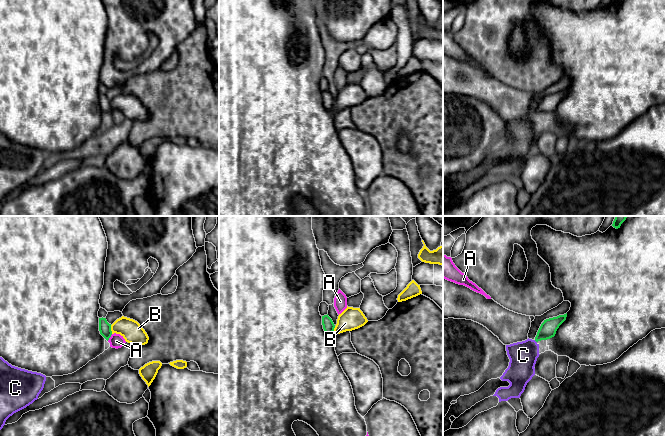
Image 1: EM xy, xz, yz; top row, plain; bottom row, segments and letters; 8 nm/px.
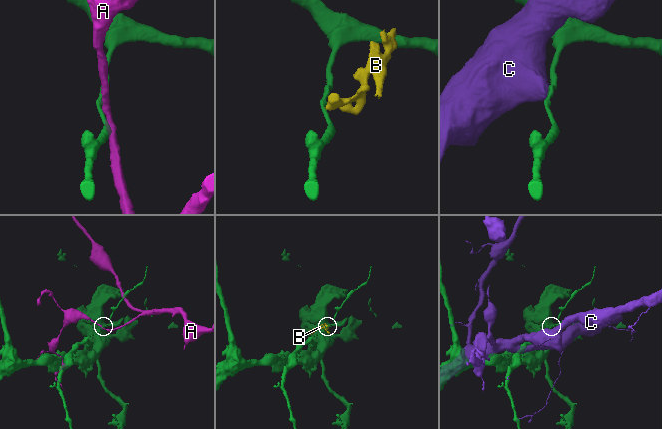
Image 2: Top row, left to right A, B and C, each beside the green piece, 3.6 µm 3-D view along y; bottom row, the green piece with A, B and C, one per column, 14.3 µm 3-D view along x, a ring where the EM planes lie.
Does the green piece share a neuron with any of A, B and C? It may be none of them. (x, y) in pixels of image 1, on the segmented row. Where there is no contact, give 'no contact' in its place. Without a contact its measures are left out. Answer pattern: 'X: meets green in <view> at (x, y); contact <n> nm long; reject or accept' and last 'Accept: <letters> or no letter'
A: meets green in xy at (110, 336); contact 70 nm long; reject
B: meets green in xy at (110, 329); contact 70 nm long; reject
C: no contact; reject
Accept: no letter

